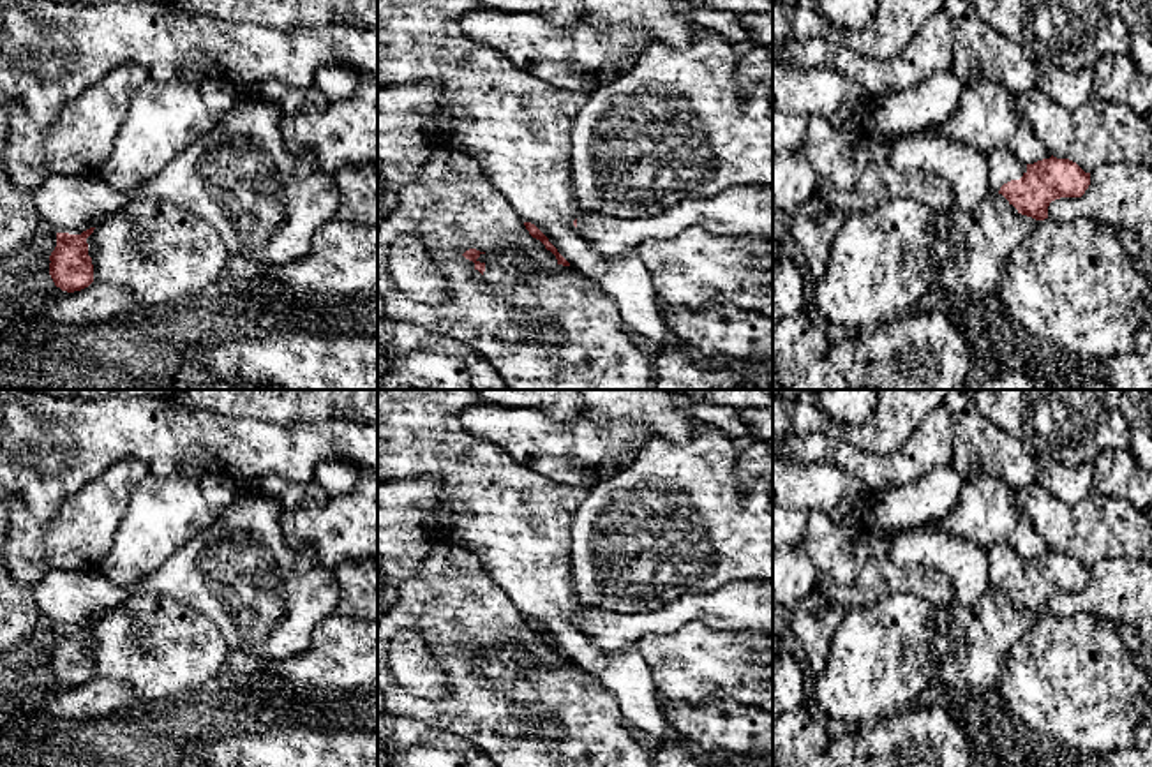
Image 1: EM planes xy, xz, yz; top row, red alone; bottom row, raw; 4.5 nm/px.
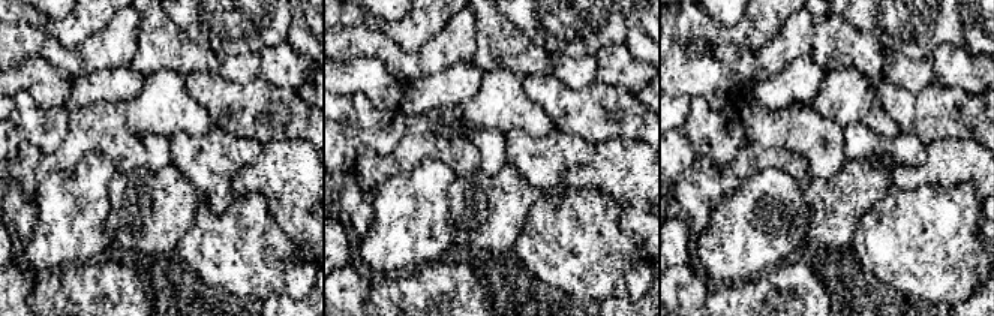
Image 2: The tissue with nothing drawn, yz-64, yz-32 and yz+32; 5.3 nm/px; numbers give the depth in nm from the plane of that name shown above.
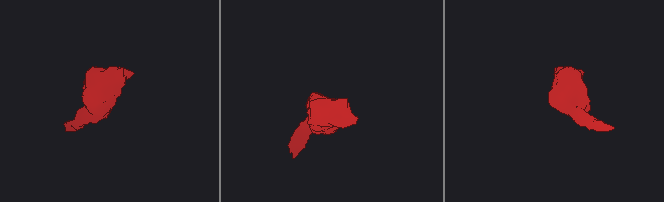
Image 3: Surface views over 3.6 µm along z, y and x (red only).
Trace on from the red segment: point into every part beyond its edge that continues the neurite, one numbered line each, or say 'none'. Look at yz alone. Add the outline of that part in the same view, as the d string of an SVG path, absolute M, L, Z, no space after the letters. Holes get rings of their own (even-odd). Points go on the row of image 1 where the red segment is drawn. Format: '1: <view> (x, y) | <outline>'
1: yz (1002, 166) | M997 150L988 155L988 175L993 192L1011 180L1020 180L1027 173L1027 164L1020 162L1011 152Z

